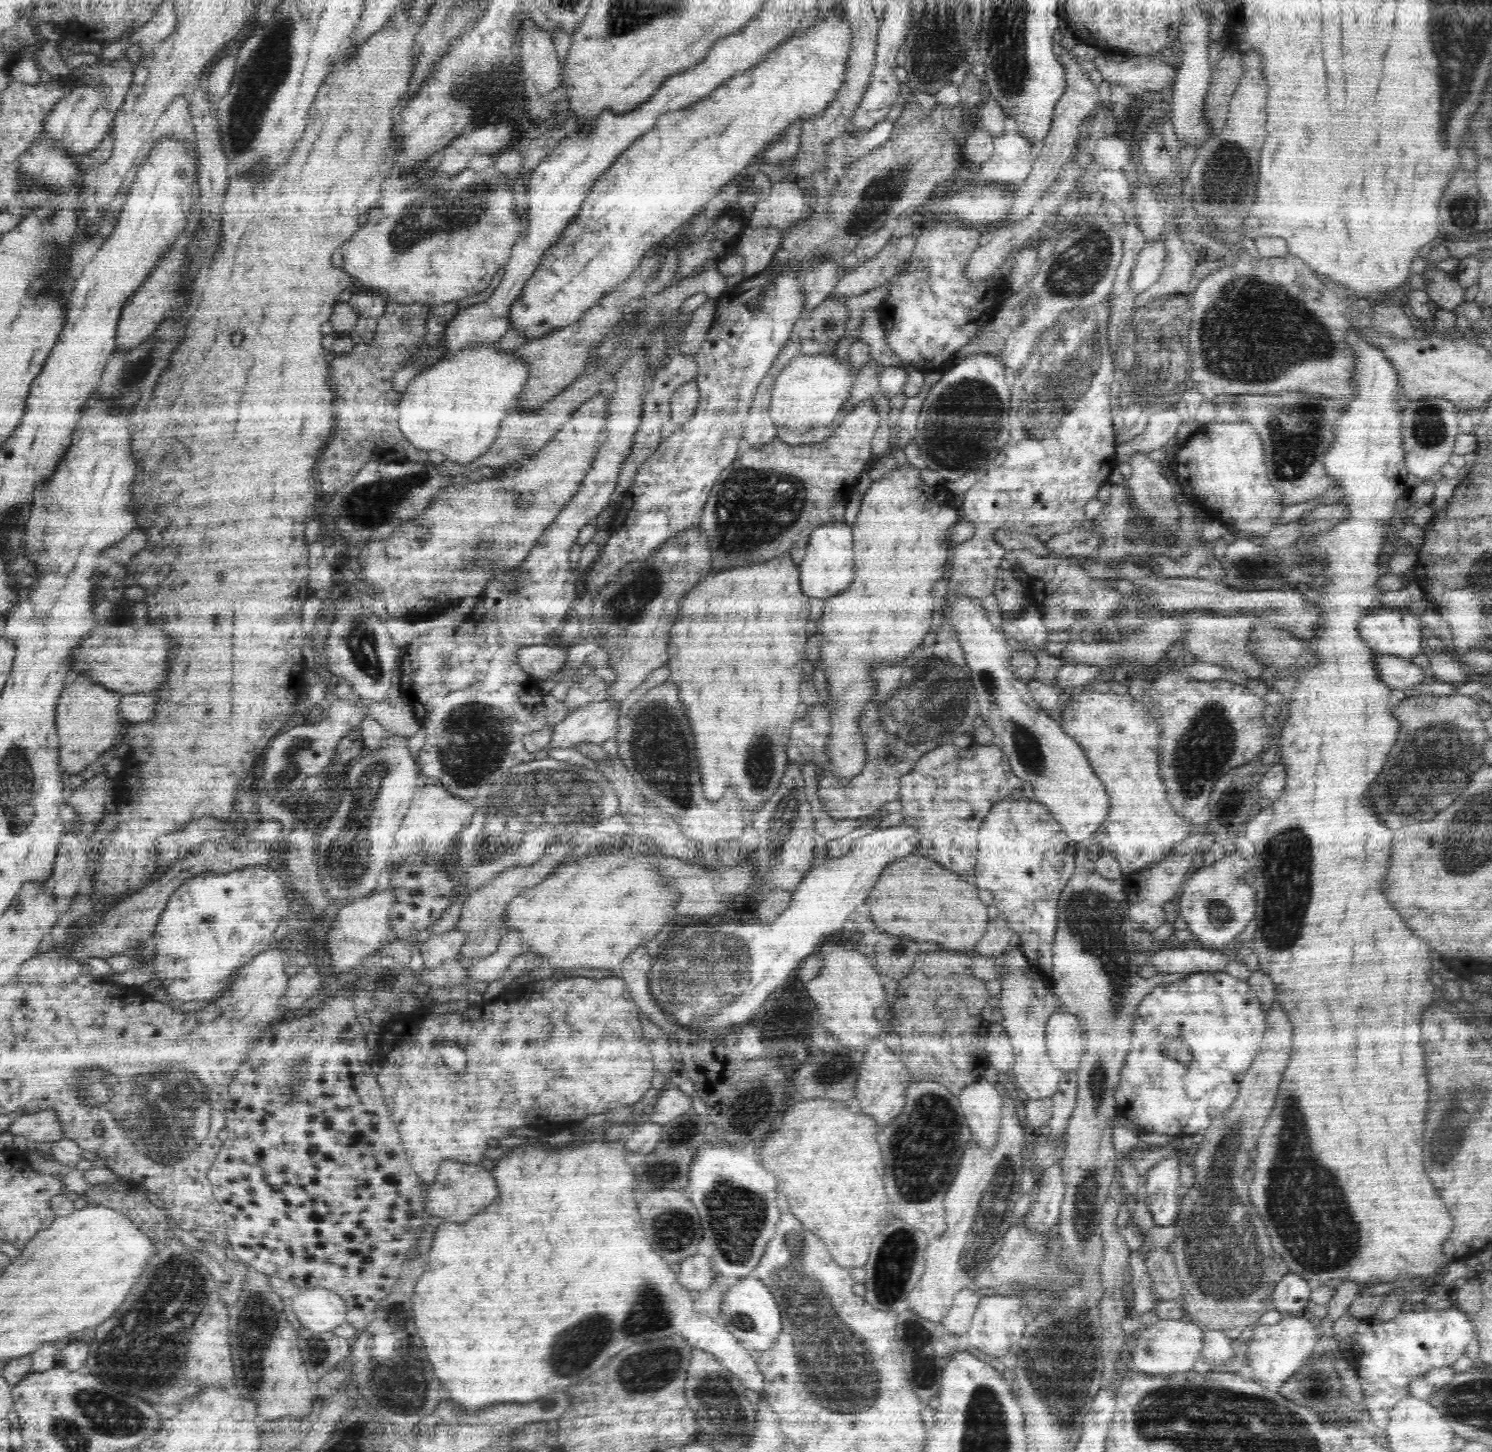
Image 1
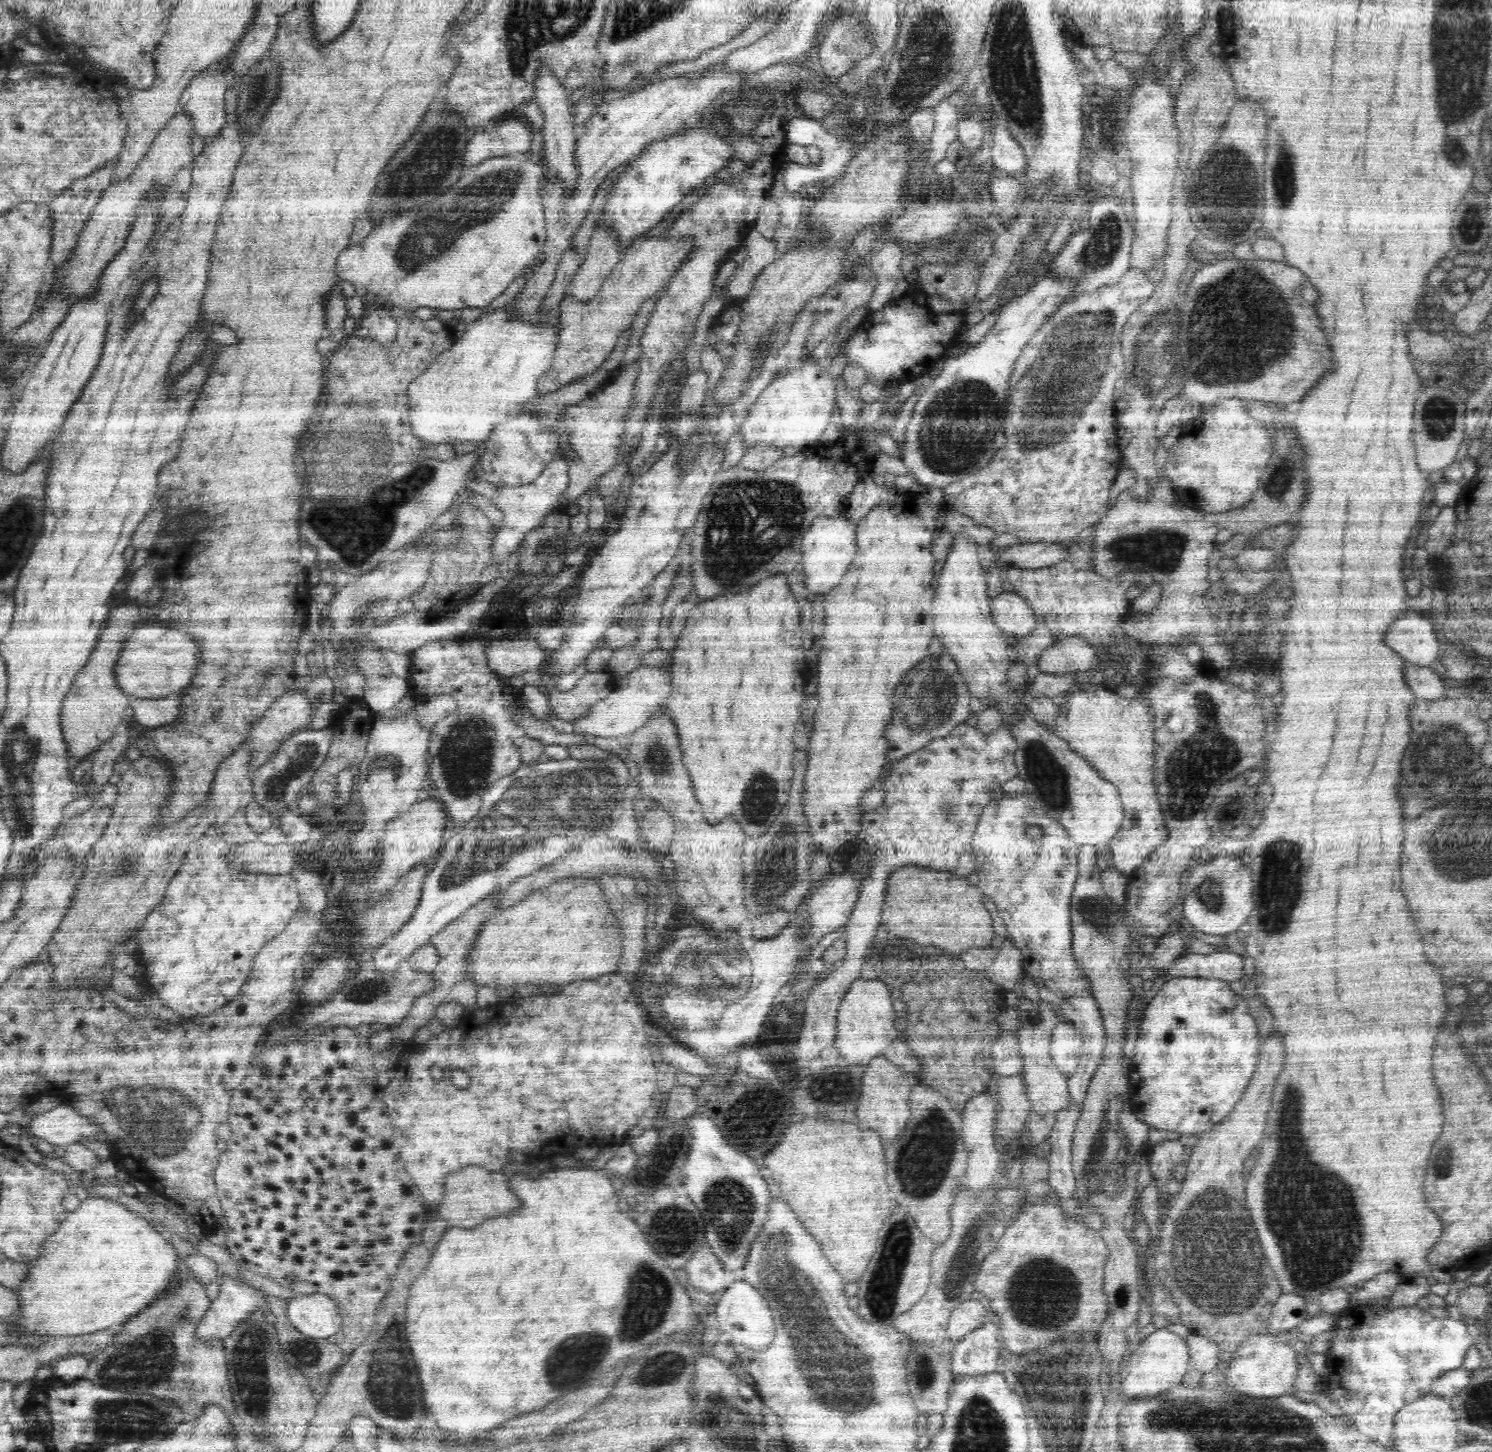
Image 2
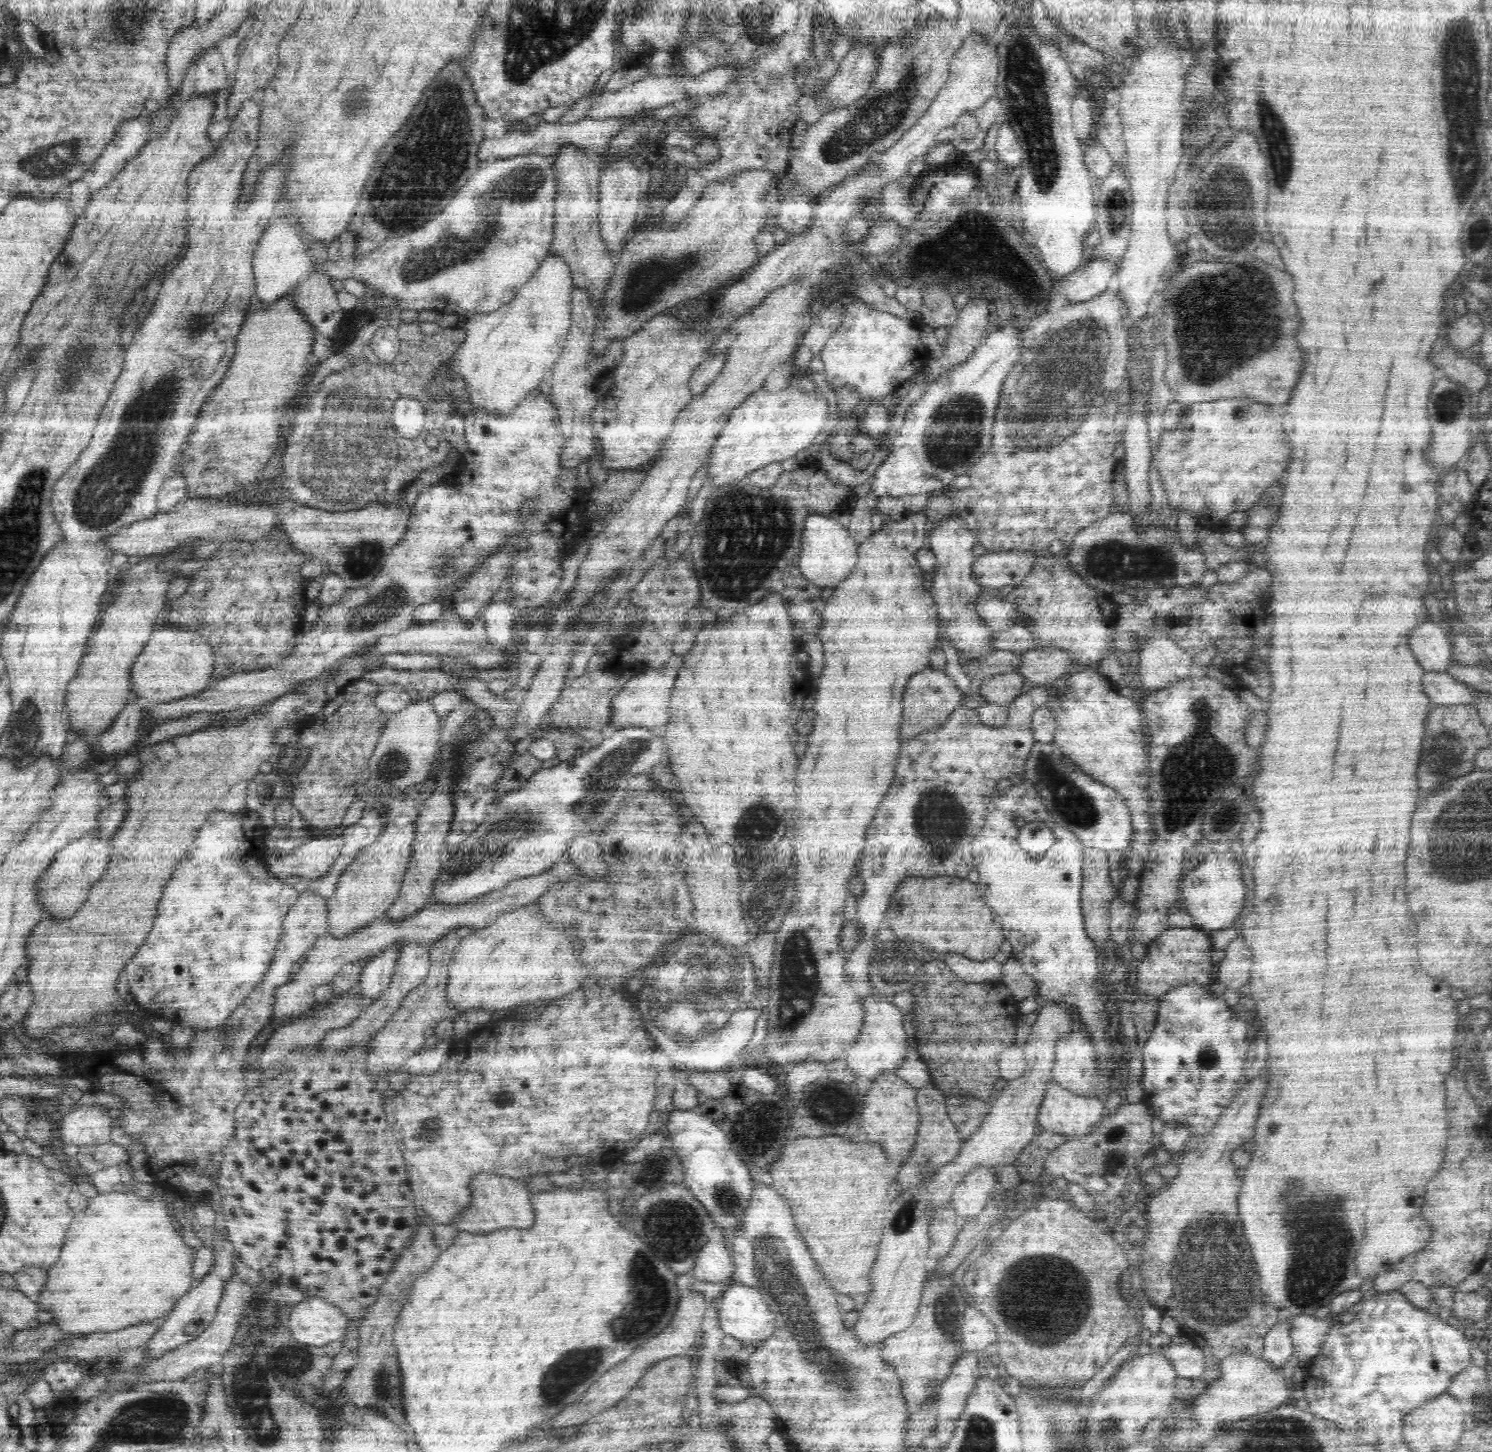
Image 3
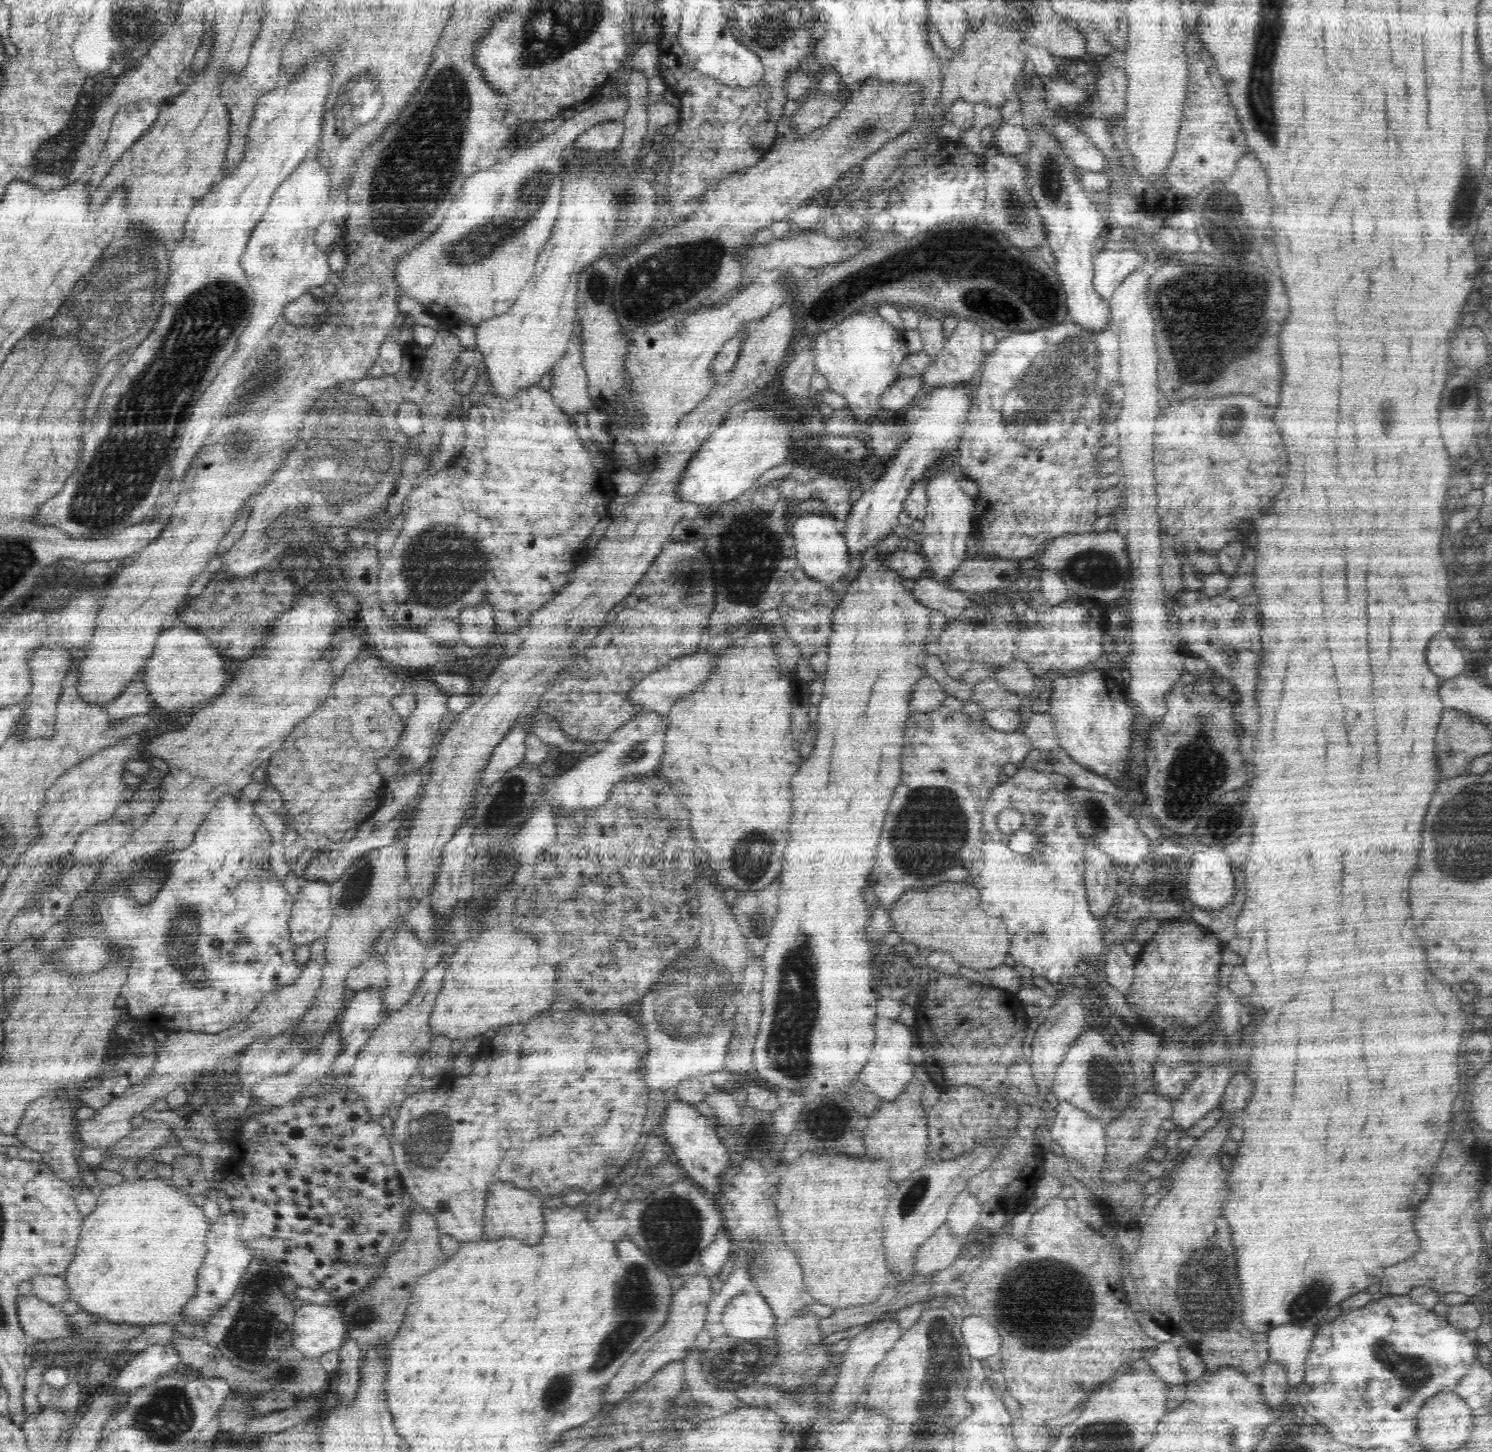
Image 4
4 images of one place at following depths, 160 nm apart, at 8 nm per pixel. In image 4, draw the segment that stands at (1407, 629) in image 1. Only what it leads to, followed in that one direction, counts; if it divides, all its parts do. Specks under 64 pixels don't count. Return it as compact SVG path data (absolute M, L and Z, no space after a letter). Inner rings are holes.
M1444 632L1436 634L1426 652L1428 664L1441 680L1469 673L1469 657L1458 645L1457 639L1448 638Z

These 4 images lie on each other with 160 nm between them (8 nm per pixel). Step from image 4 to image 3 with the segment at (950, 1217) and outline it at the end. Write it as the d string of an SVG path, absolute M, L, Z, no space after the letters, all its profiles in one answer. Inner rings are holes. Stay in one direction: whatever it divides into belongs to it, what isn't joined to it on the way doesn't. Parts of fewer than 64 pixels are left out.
M980 1166L978 1170L974 1168L974 1172L966 1174L966 1178L956 1186L950 1202L960 1222L972 1220L981 1214L996 1182L992 1167Z

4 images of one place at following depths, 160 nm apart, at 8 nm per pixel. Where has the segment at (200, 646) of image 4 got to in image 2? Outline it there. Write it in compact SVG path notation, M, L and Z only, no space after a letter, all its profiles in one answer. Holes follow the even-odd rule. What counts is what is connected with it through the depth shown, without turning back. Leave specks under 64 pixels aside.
M144 624L134 632L134 636L130 636L124 652L120 654L120 662L116 666L118 684L127 695L134 694L132 697L140 699L160 698L172 692L184 694L198 670L200 652L202 648L194 638L160 624Z

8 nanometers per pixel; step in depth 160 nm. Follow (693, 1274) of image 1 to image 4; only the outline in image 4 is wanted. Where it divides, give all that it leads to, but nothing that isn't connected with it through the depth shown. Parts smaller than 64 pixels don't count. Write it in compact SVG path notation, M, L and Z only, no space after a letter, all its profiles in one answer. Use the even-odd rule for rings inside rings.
M720 1231L715 1239L700 1253L701 1274L708 1278L720 1272L734 1253L735 1245L726 1231Z

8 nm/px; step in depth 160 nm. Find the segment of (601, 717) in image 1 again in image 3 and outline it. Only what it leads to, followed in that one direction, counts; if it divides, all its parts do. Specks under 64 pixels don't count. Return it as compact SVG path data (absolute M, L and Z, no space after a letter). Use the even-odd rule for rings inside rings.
M672 655L665 666L660 669L648 669L644 673L630 678L626 686L618 691L618 694L612 698L612 722L610 722L610 731L626 727L642 727L653 729L655 726L666 724L670 718L669 702L678 670L682 668L682 655Z

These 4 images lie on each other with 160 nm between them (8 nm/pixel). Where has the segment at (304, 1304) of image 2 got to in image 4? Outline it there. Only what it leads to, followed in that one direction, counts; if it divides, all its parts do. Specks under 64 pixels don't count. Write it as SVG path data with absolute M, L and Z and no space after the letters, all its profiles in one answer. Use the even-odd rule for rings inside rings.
M307 1303L299 1306L293 1318L294 1349L310 1358L336 1351L348 1341L348 1328L336 1303Z

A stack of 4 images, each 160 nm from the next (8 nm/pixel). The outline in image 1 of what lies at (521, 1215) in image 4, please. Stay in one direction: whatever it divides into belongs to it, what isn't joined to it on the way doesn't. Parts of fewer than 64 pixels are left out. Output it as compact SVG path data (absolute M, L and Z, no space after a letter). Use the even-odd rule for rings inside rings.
M444 1160L438 1166L432 1186L425 1186L425 1210L427 1216L440 1217L448 1222L466 1222L470 1216L482 1212L498 1198L498 1188L492 1174L482 1166Z

